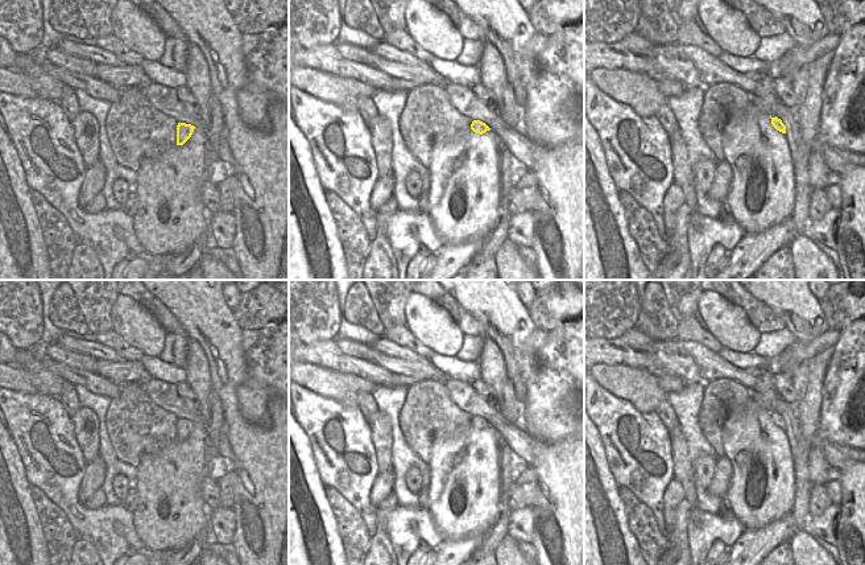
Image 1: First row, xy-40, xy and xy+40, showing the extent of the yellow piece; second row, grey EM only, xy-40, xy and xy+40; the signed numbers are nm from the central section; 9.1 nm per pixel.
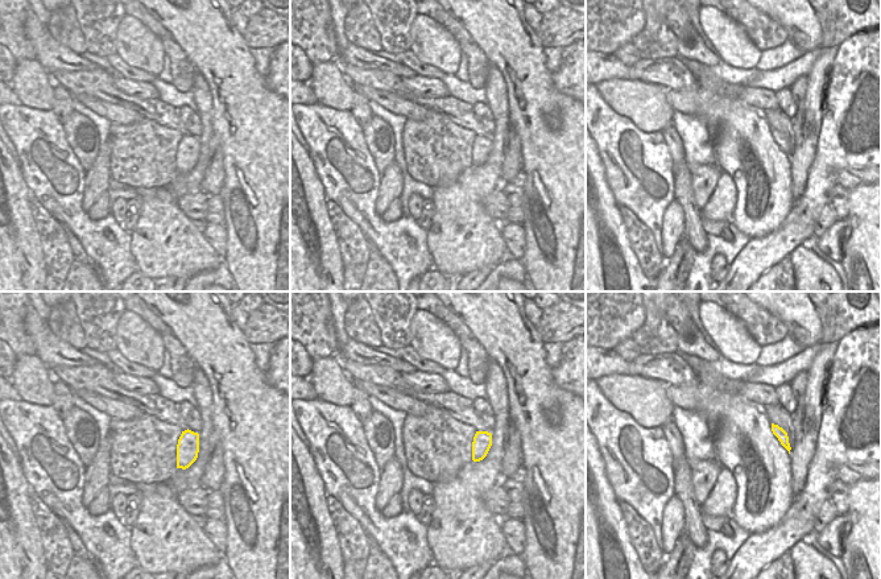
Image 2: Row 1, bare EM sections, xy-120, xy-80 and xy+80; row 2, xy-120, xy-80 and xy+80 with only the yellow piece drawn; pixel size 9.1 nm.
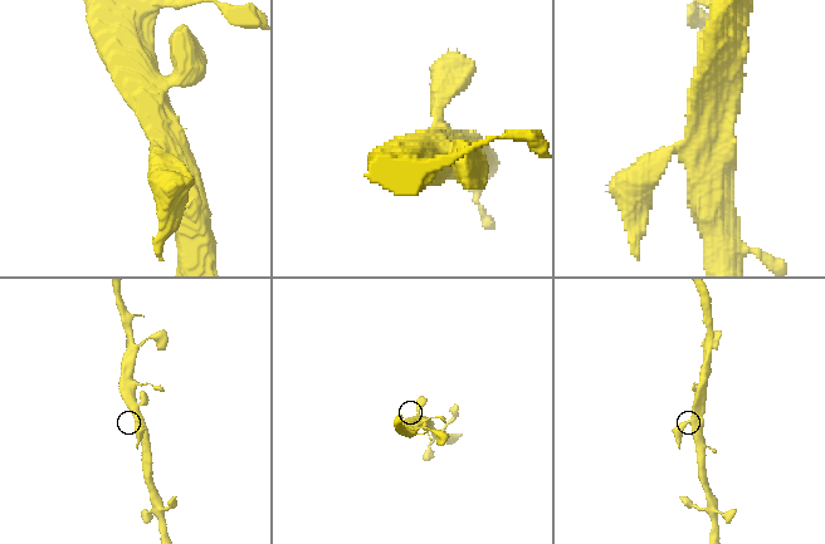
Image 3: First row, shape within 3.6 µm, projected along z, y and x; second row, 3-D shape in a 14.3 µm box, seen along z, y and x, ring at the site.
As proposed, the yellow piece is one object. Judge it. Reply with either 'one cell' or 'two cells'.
one cell

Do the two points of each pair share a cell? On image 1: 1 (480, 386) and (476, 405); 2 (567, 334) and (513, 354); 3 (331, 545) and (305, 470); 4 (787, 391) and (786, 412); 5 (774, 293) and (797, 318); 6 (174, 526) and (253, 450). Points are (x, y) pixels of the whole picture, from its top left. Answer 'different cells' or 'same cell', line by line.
1: different cells
2: different cells
3: same cell
4: different cells
5: same cell
6: different cells

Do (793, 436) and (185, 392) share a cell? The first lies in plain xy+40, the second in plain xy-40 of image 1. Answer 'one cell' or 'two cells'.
two cells

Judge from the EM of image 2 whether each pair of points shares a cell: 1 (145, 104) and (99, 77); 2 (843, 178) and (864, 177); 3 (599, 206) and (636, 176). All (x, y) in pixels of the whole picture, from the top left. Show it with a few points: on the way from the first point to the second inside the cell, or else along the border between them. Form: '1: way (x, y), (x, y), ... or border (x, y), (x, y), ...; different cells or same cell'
1: way (133, 100), (128, 100), (110, 89); same cell
2: way (848, 178), (859, 177); same cell
3: border (603, 165), (607, 186), (620, 206); different cells

